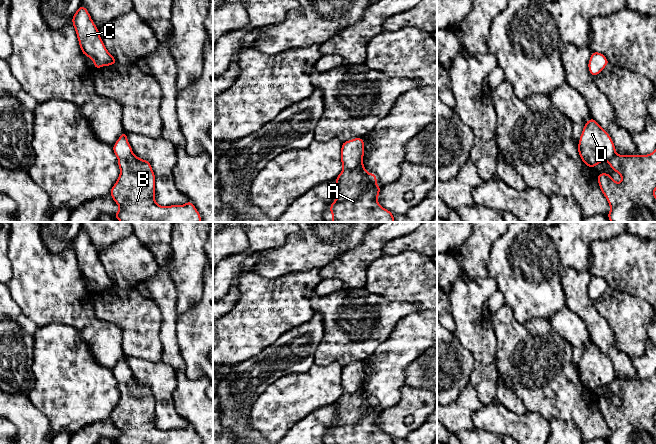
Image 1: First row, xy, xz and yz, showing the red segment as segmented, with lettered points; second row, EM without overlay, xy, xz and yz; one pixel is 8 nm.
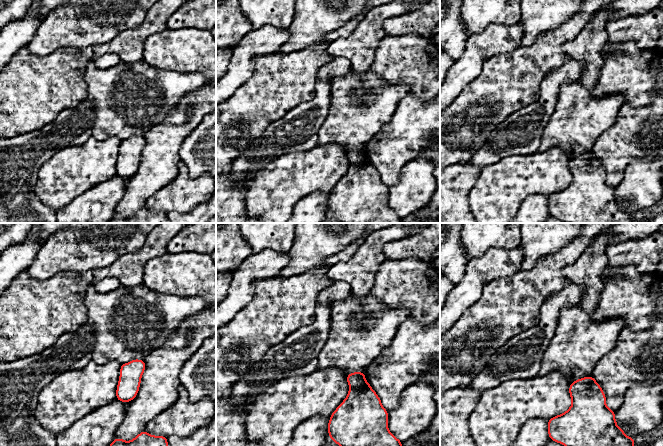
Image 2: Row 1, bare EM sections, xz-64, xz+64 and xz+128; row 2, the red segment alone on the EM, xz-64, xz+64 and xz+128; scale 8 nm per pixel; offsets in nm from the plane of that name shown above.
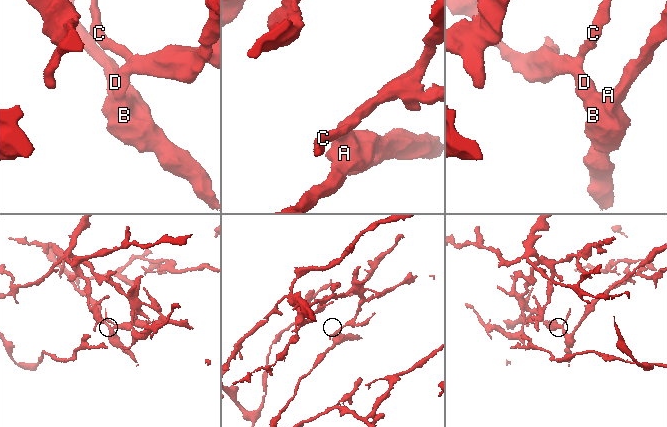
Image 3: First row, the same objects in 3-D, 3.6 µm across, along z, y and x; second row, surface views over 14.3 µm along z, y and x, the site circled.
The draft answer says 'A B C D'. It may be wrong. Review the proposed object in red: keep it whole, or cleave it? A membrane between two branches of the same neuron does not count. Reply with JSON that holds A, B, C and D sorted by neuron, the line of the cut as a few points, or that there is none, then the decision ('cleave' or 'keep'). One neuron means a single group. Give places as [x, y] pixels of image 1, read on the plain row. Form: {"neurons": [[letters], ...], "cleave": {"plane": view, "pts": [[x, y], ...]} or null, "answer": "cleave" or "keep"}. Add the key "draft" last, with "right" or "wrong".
{"neurons": [["A", "B"], ["C", "D"]], "cleave": {"plane": "xz", "pts": [[361, 386], [352, 393], [343, 394]]}, "answer": "cleave", "draft": "wrong"}

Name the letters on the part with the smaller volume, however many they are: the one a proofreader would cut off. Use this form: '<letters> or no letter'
A, B

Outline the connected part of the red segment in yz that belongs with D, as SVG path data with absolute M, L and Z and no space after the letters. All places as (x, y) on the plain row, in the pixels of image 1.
M593 342L585 347L577 372L581 384L590 392L616 378L610 359Z

